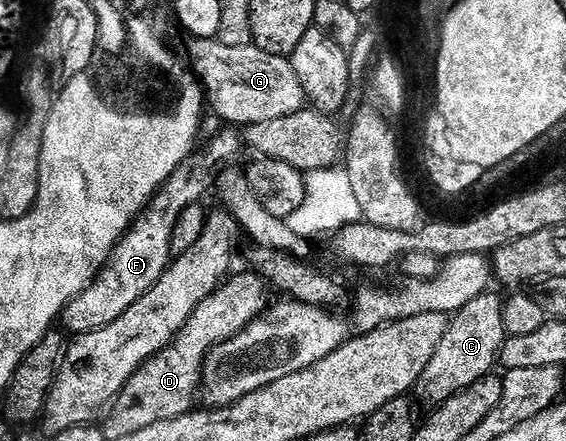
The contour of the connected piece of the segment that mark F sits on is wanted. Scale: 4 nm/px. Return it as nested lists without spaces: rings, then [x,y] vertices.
[[[223,127],[223,130],[208,143],[207,149],[200,148],[190,158],[188,165],[177,167],[177,171],[173,171],[173,175],[169,175],[167,182],[155,192],[151,204],[139,214],[137,220],[131,224],[130,229],[123,234],[115,250],[111,252],[111,258],[104,265],[102,273],[95,278],[95,282],[79,297],[74,297],[63,310],[61,321],[62,324],[67,324],[68,330],[66,329],[66,332],[68,334],[70,334],[69,332],[71,335],[92,333],[101,327],[109,327],[109,323],[113,323],[113,319],[121,319],[121,315],[125,315],[125,311],[129,311],[129,307],[133,307],[133,303],[137,303],[137,299],[141,299],[141,295],[145,295],[157,283],[157,279],[161,279],[161,275],[173,260],[171,255],[173,227],[177,227],[177,219],[181,219],[181,211],[185,211],[185,207],[200,204],[204,200],[202,197],[210,189],[212,192],[216,188],[217,174],[228,163],[234,162],[231,160],[239,153],[239,141],[241,145],[241,133],[238,128]]]

